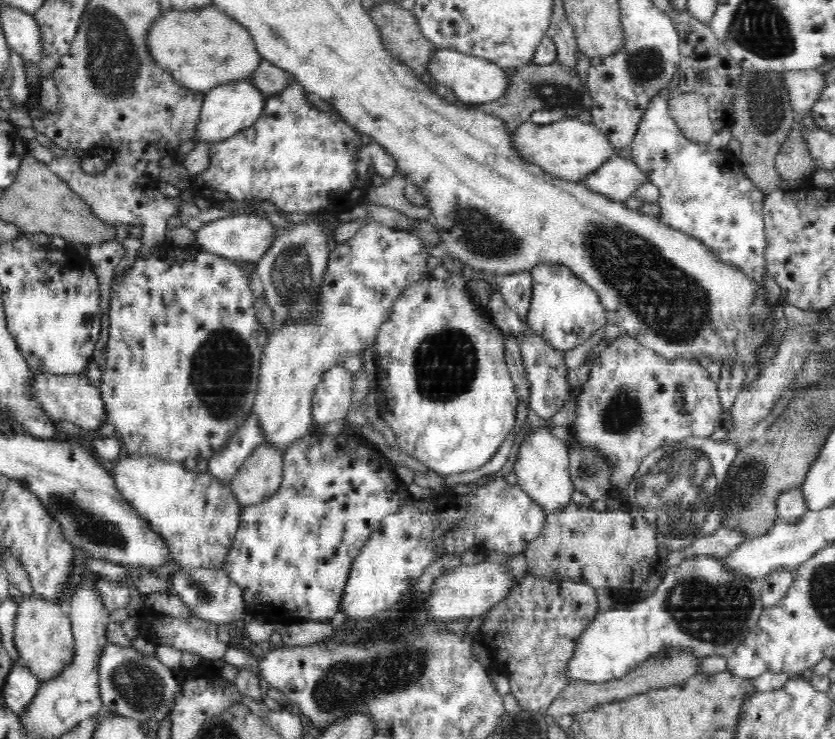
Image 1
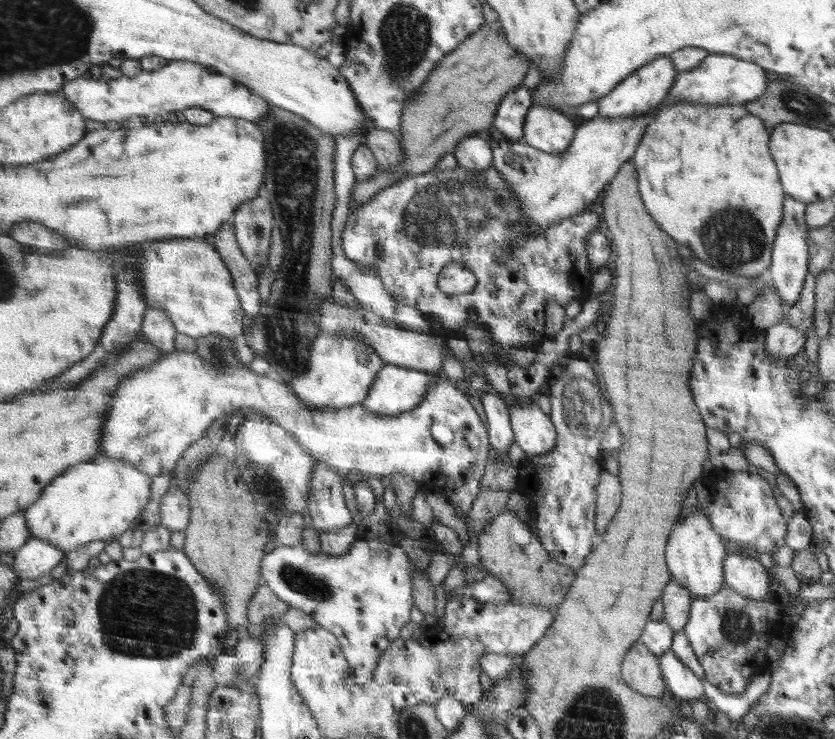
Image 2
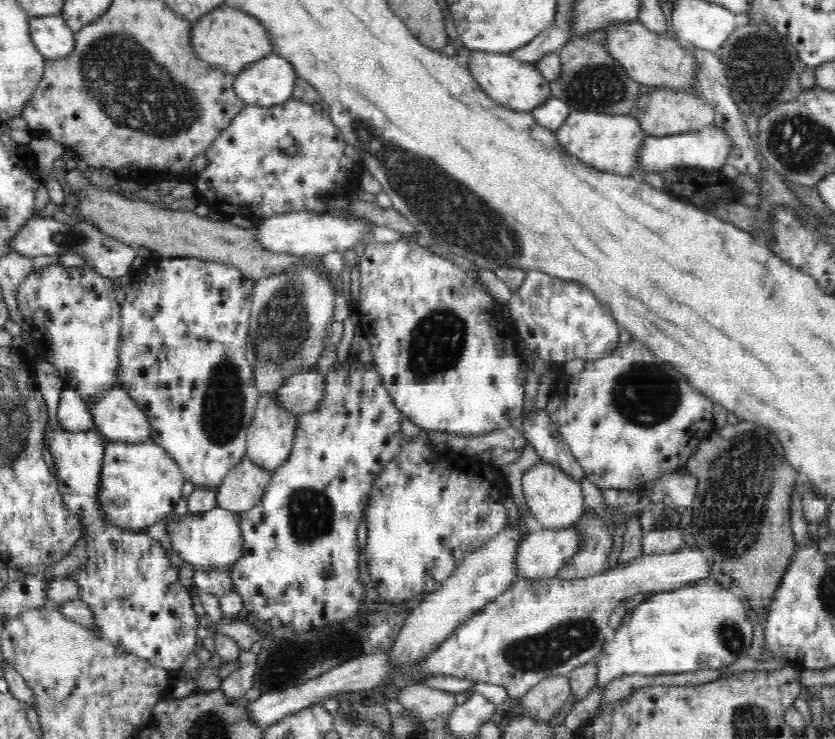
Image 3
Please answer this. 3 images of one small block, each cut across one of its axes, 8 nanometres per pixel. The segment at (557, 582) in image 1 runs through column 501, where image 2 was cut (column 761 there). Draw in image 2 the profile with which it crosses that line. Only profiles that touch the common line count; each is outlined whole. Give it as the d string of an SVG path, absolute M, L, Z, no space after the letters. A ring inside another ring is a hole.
M724 586L712 596L695 597L690 622L683 628L708 682L724 693L742 693L752 676L762 674L766 648L782 632L778 616L779 599L774 593L766 600L748 600L735 589Z

